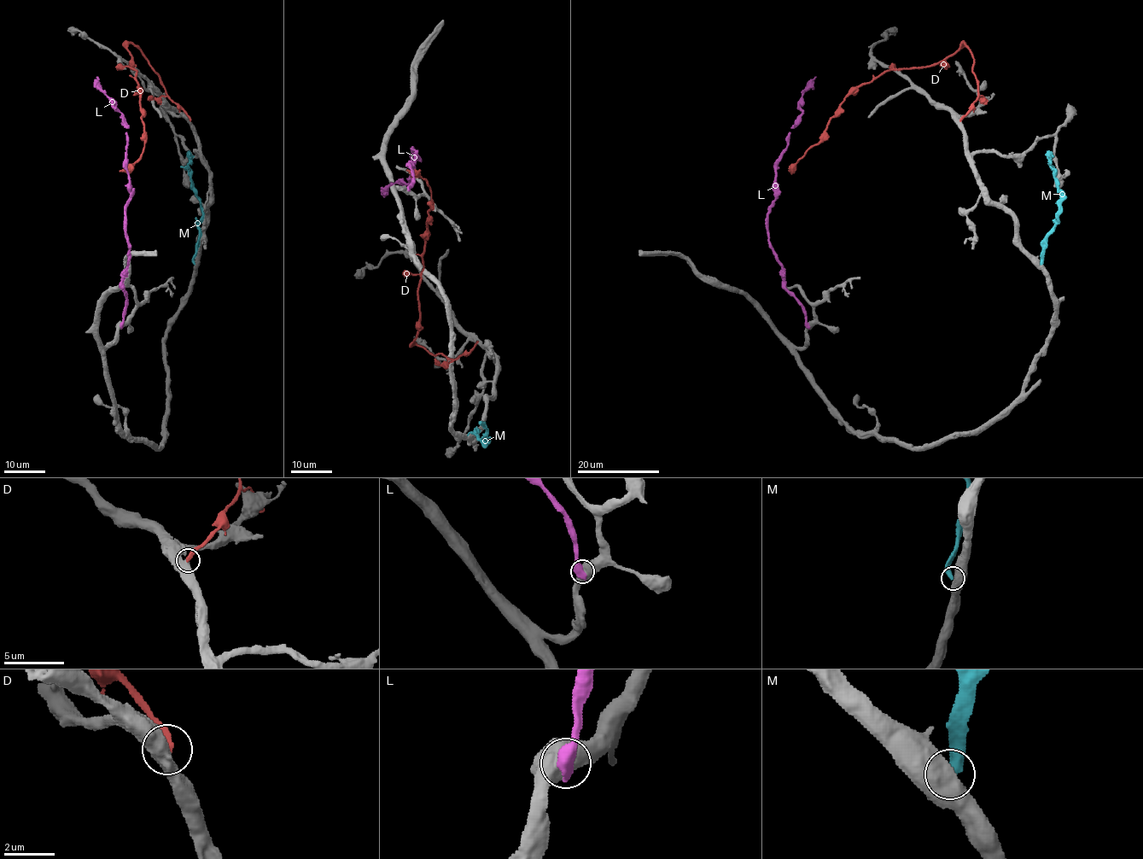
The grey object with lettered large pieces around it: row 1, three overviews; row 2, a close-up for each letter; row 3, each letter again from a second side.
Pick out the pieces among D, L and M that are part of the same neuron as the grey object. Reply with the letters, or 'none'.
none

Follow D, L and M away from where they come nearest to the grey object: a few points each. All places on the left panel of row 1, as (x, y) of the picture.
D: (190, 120), (169, 97), (142, 53), (130, 43), (145, 147), (133, 163), (119, 172)
L: (121, 325), (126, 291), (125, 269), (128, 262), (125, 205), (131, 199), (126, 126), (96, 77)
M: (194, 264), (193, 255), (202, 207), (191, 181), (188, 151)

